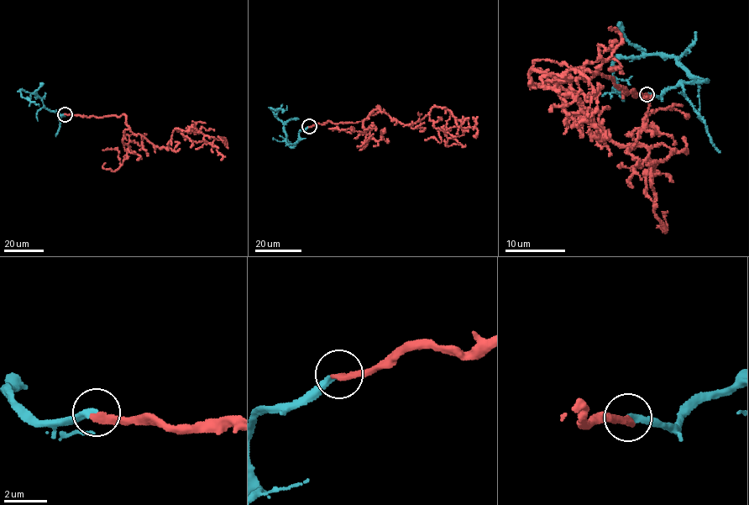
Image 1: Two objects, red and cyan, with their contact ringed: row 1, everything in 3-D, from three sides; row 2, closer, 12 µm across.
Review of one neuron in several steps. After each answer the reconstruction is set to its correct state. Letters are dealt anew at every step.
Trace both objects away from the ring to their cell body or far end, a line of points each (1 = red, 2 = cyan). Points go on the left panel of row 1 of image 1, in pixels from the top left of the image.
1: (65, 113), (124, 114), (129, 129), (160, 147), (167, 147), (175, 128), (193, 128), (221, 137), (225, 144)
2: (65, 113), (60, 114), (47, 108), (34, 94), (19, 91), (23, 97), (38, 104)

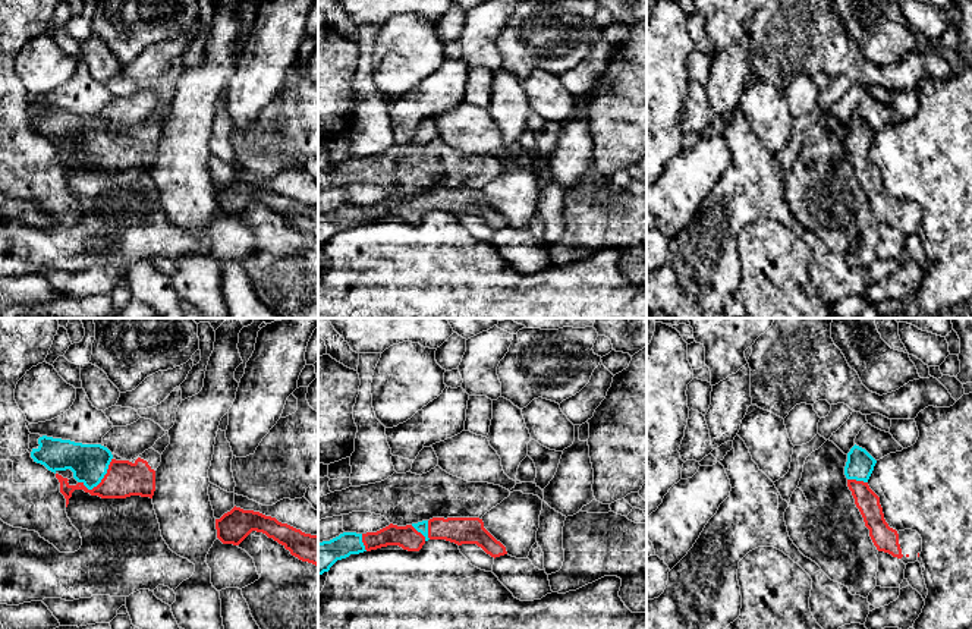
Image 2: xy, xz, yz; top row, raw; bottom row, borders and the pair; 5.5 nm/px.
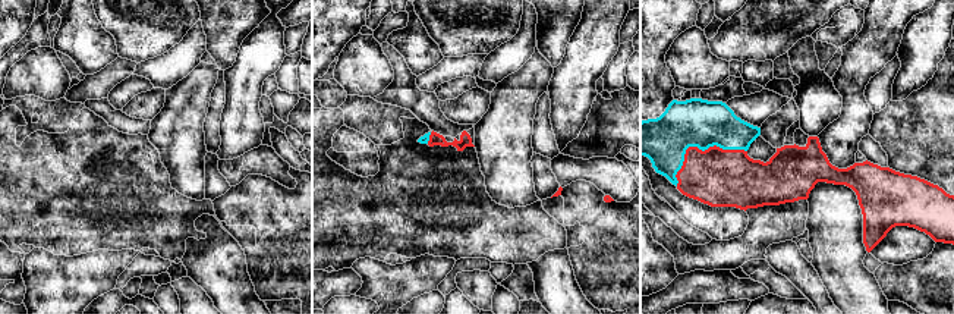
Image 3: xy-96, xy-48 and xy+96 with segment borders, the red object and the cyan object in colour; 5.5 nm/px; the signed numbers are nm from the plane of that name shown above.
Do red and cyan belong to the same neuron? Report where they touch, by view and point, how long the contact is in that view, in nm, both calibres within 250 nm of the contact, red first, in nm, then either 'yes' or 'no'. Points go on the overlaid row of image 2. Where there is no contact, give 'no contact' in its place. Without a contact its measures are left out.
xy (101, 481) | 240 nm | 200/200 nm | yes

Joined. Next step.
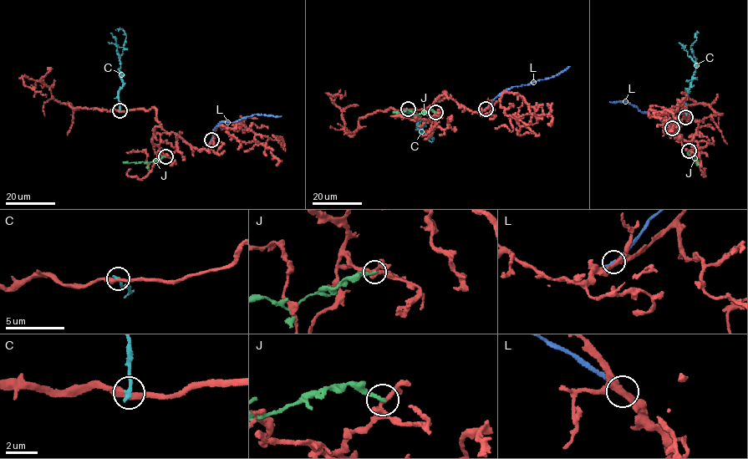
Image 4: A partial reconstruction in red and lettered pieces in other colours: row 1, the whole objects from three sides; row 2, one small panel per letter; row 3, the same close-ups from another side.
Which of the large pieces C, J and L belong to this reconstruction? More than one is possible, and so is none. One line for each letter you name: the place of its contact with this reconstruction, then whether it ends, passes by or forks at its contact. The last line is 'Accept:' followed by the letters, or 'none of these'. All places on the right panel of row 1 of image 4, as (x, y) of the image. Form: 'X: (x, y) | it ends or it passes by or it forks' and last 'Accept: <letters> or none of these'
Accept: none of these

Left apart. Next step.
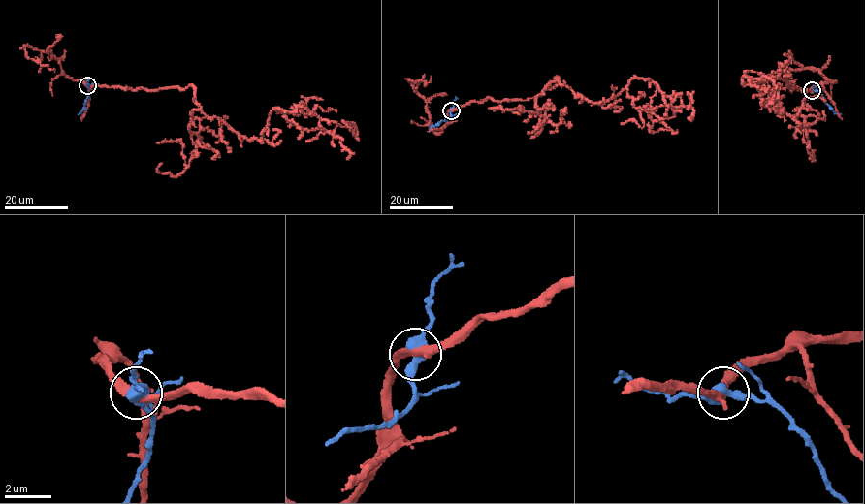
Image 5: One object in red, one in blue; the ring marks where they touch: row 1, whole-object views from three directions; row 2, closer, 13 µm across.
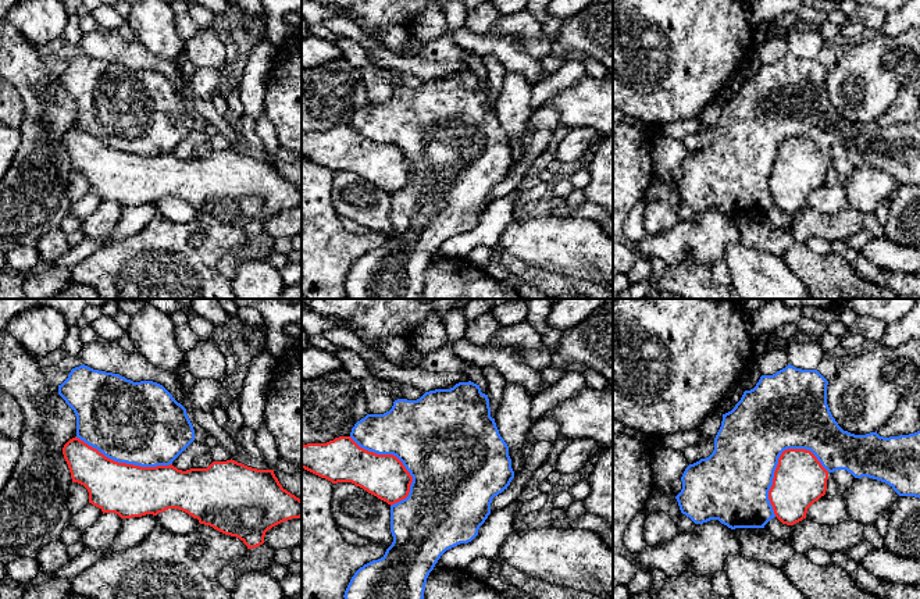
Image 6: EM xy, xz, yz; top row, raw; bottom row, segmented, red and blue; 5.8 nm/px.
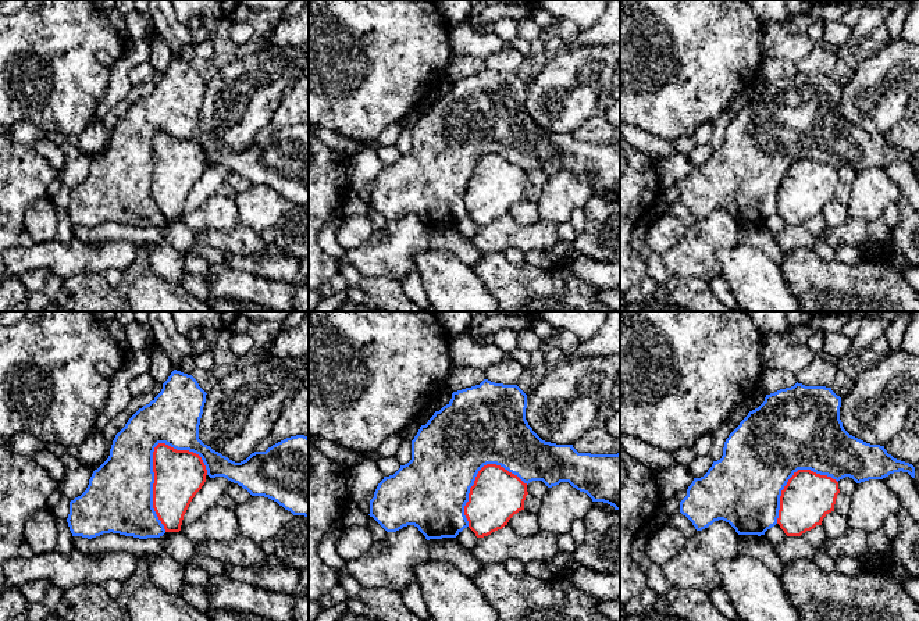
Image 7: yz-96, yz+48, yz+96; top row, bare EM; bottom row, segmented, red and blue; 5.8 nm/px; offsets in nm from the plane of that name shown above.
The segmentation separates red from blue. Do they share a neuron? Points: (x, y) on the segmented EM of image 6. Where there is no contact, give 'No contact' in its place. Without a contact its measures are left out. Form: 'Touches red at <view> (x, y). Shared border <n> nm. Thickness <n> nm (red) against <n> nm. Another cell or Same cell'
Touches red at yz (774, 471). Shared border 440 nm. Thickness 300 nm (red) against 420 nm. Another cell

